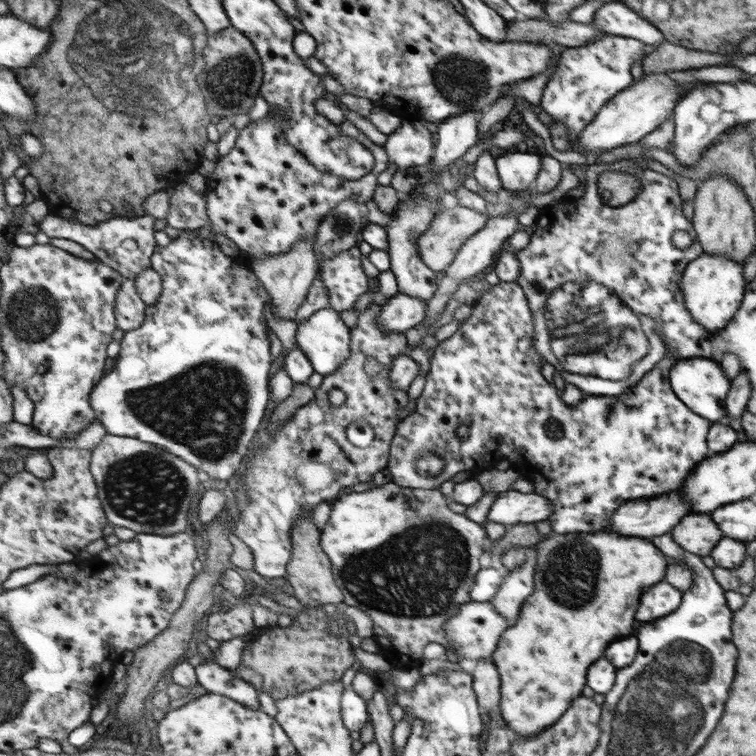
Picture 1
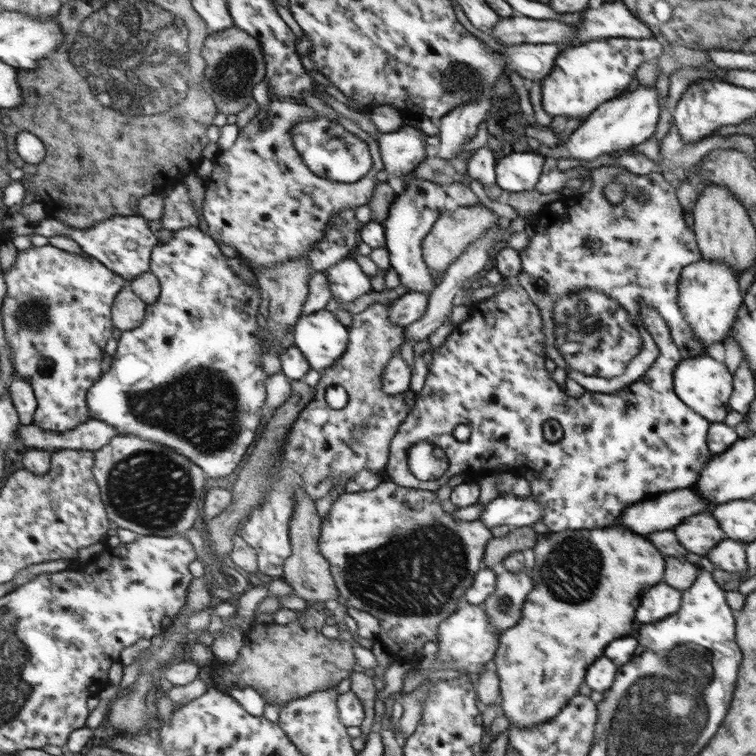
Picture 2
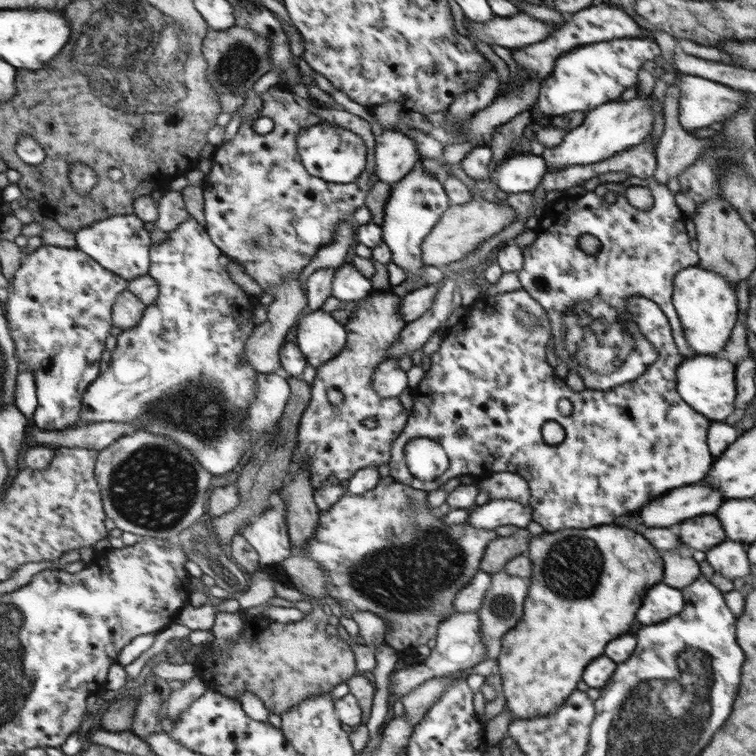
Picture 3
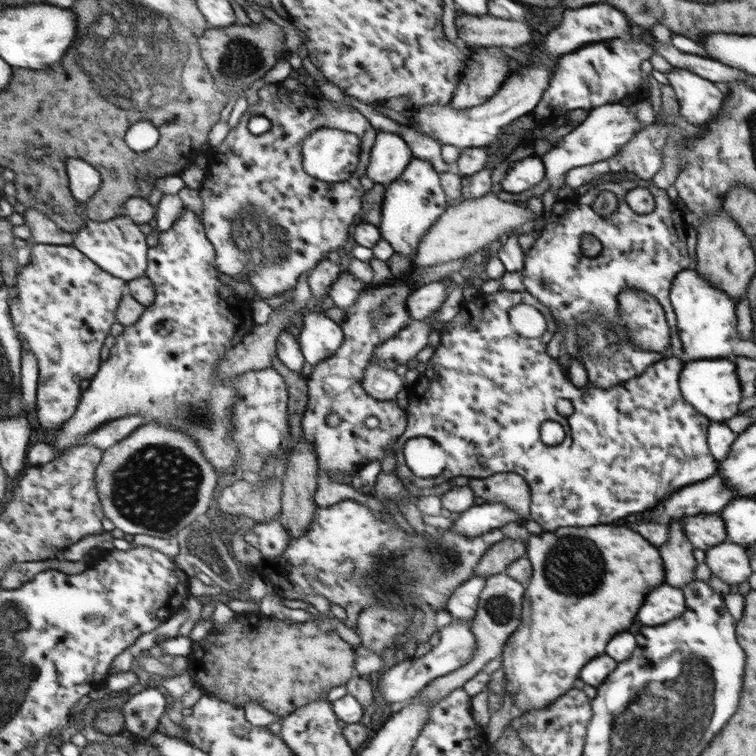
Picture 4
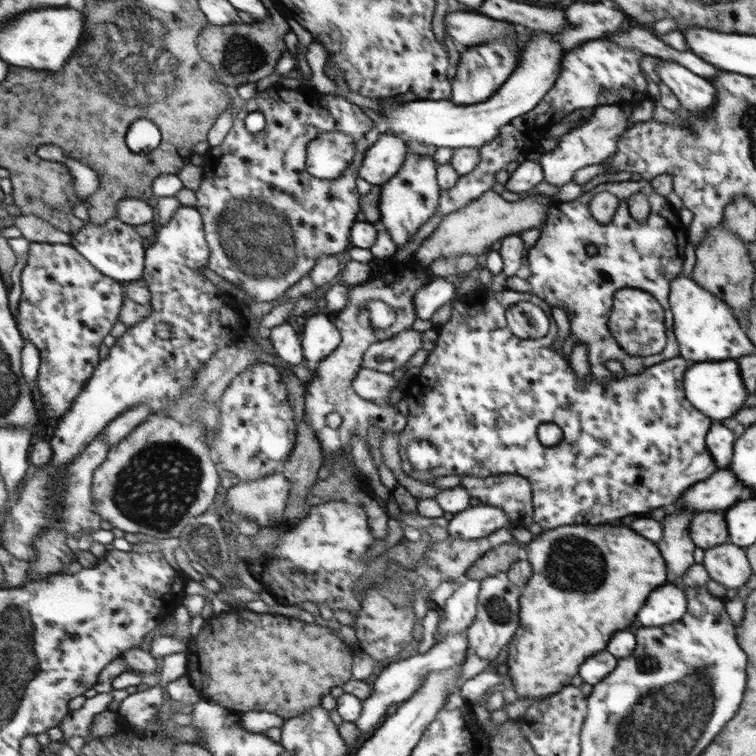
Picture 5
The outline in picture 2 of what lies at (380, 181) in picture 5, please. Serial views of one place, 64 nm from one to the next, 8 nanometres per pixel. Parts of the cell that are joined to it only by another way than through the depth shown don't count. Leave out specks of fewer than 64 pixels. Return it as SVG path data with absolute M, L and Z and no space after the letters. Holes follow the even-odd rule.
M404 125L394 132L382 134L377 130L378 149L389 173L389 178L401 178L412 170L418 169L419 165L426 158L427 135L420 129Z

